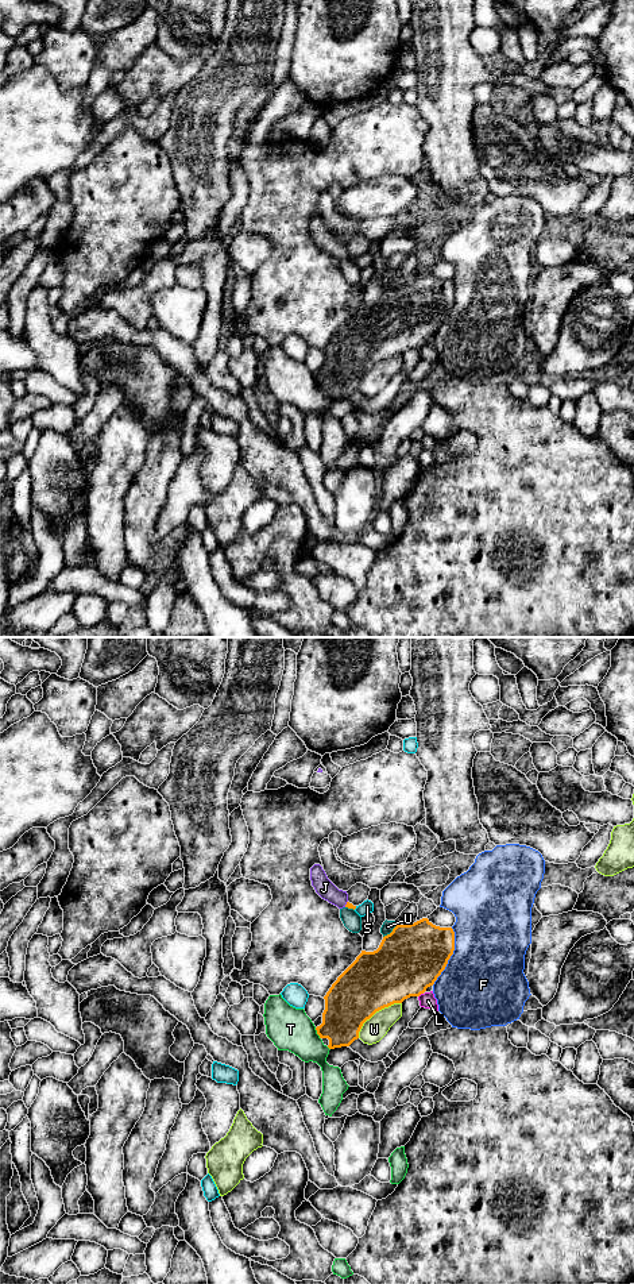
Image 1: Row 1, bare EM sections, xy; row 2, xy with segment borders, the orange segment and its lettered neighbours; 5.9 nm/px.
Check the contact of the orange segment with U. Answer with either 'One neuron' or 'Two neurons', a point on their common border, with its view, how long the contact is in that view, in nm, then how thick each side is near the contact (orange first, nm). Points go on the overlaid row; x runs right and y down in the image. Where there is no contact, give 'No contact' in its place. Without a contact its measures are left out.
Two neurons. Touches orange at xy (391, 932). Shared border 120 nm. Thickness 400 nm (orange) against 70 nm

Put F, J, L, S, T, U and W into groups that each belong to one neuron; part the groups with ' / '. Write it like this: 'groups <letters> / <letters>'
groups F / J / L / S / T / U / W

